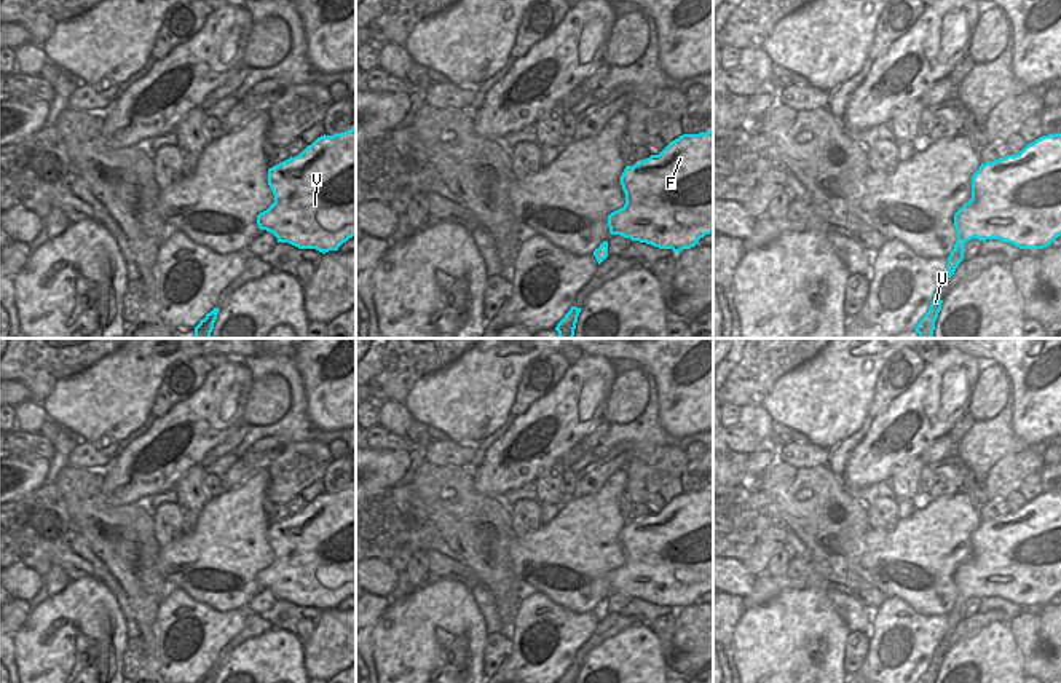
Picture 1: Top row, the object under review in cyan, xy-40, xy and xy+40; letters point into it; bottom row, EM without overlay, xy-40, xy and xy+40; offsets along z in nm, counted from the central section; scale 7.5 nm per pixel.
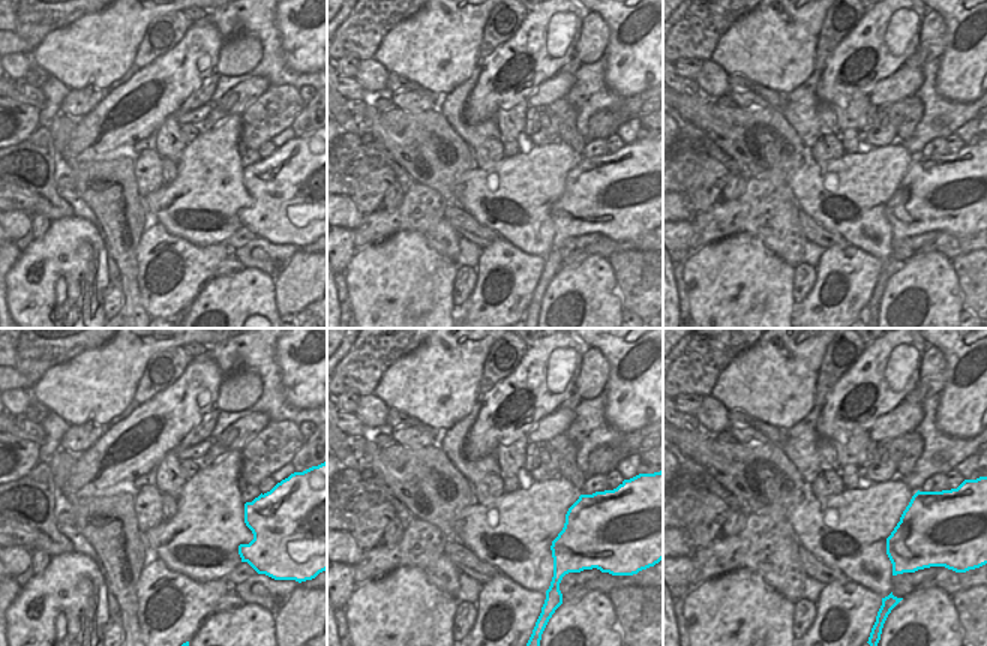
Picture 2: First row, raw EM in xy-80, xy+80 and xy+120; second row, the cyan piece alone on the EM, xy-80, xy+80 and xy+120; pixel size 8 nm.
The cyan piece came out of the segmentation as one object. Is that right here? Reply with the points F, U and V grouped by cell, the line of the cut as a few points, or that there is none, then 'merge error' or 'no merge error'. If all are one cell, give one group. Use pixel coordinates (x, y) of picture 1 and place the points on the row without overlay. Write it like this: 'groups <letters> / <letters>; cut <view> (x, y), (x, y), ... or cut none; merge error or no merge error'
groups F V / U; cut xy+40 (962, 604), (954, 607); merge error

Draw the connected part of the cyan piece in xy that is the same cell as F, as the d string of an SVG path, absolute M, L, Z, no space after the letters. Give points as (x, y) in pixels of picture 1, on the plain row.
M713 487L683 492L659 512L625 523L621 533L625 562L608 573L611 592L680 610L713 590Z

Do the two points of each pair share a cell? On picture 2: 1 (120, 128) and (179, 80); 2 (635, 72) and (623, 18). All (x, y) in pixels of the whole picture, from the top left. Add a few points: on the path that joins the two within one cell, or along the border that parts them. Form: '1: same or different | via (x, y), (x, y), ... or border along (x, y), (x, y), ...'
1: same | via (135, 120), (155, 107), (164, 95)
2: same | via (638, 59), (639, 35), (636, 32)

